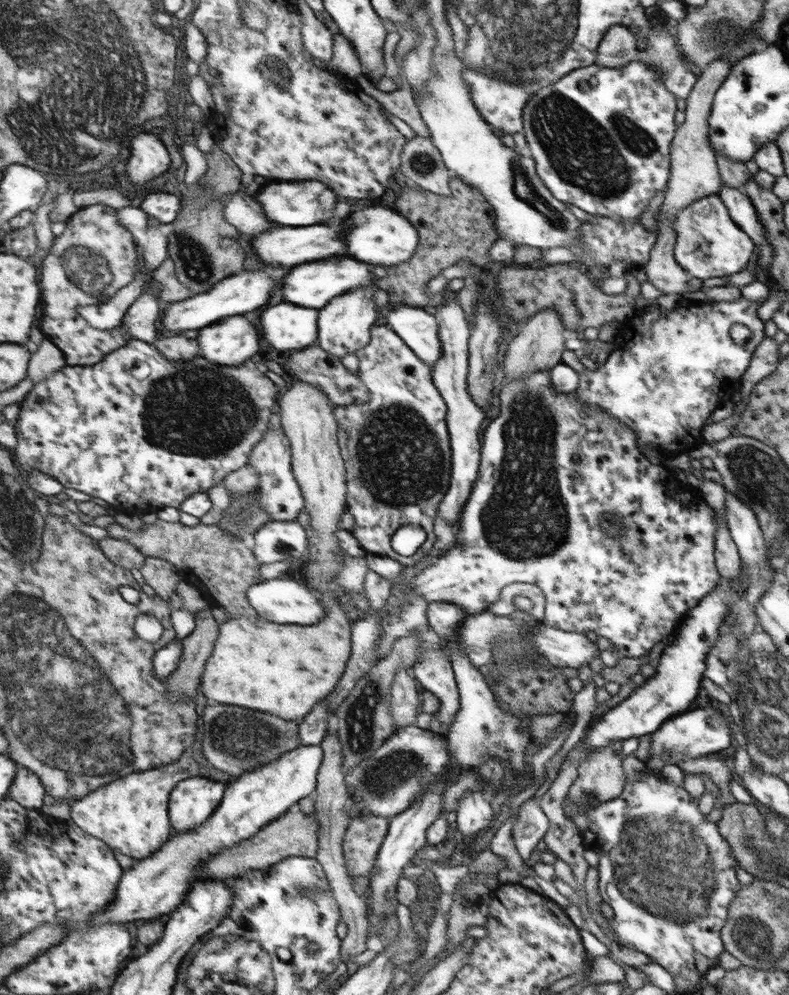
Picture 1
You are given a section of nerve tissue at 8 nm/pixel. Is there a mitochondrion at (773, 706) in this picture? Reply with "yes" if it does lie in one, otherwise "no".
yes

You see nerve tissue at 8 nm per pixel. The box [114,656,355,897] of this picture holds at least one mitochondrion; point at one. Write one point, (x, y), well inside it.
(231, 725)

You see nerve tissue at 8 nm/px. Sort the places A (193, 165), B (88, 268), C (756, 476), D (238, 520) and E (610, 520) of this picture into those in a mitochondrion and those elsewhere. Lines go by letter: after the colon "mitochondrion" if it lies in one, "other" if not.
A: other
B: mitochondrion
C: mitochondrion
D: mitochondrion
E: other

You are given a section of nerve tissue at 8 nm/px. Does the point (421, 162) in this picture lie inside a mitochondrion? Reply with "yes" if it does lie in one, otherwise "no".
yes

